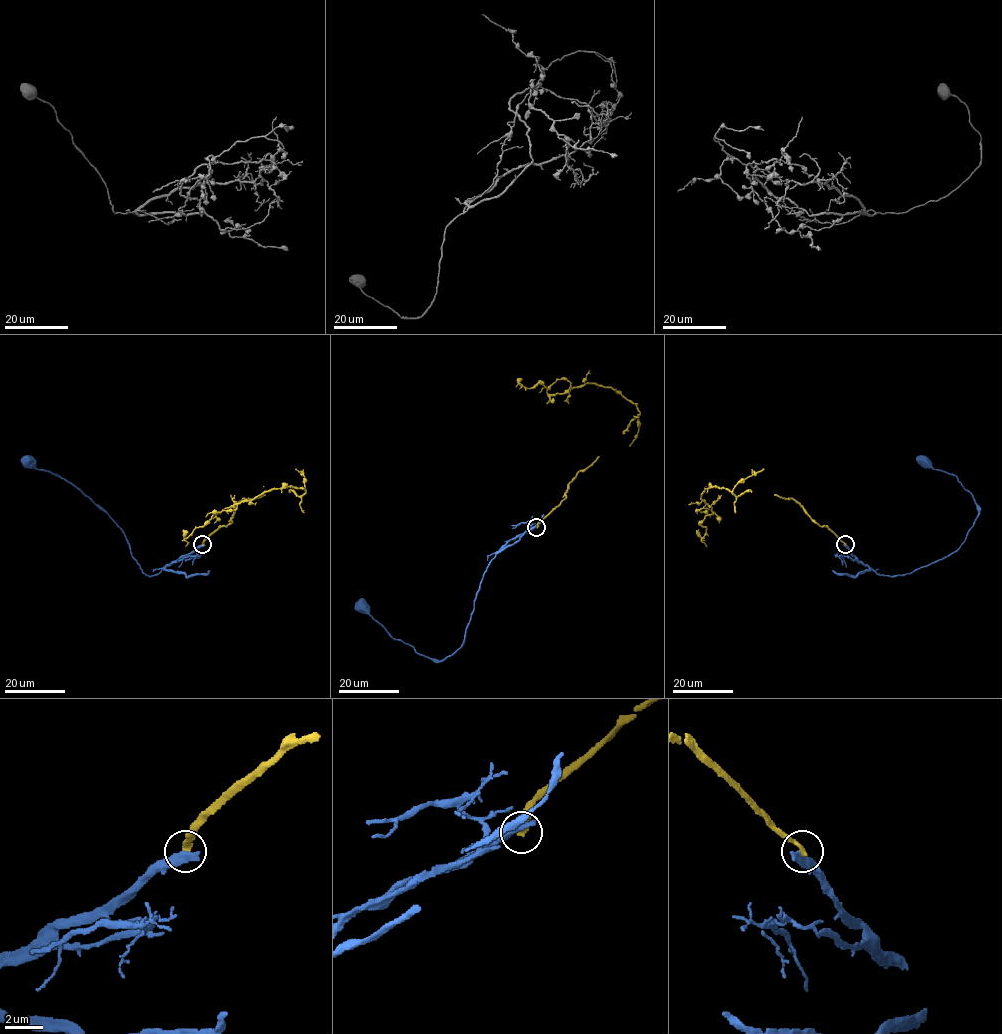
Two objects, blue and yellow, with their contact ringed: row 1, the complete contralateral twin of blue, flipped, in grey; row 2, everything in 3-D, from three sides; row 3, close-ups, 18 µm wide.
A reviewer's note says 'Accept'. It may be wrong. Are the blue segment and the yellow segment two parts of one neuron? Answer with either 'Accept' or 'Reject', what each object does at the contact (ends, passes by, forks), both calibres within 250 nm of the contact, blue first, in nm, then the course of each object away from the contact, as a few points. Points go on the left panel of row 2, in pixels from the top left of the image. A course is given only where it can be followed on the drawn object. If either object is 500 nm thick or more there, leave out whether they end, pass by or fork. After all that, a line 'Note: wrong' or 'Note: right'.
Reject. At the ring blue ends. At the ring yellow ends. Thickness 440 nm (blue) against 320 nm. Course of blue: (203, 544), (156, 575), (145, 574), (133, 558), (122, 529), (106, 513), (58, 475), (29, 467), (27, 463). Course of yellow: (203, 544), (232, 521), (243, 499), (305, 491), (271, 489), (235, 503), (196, 528), (185, 547)
Note: wrong

